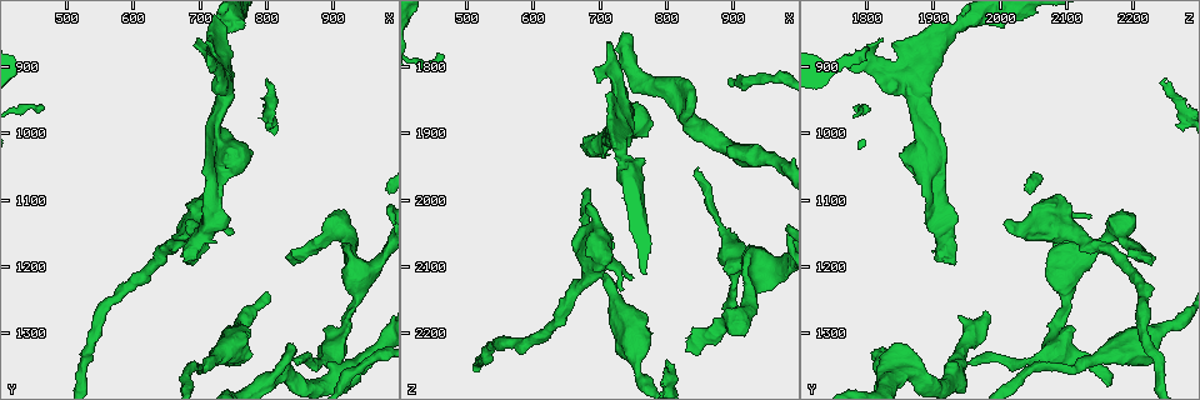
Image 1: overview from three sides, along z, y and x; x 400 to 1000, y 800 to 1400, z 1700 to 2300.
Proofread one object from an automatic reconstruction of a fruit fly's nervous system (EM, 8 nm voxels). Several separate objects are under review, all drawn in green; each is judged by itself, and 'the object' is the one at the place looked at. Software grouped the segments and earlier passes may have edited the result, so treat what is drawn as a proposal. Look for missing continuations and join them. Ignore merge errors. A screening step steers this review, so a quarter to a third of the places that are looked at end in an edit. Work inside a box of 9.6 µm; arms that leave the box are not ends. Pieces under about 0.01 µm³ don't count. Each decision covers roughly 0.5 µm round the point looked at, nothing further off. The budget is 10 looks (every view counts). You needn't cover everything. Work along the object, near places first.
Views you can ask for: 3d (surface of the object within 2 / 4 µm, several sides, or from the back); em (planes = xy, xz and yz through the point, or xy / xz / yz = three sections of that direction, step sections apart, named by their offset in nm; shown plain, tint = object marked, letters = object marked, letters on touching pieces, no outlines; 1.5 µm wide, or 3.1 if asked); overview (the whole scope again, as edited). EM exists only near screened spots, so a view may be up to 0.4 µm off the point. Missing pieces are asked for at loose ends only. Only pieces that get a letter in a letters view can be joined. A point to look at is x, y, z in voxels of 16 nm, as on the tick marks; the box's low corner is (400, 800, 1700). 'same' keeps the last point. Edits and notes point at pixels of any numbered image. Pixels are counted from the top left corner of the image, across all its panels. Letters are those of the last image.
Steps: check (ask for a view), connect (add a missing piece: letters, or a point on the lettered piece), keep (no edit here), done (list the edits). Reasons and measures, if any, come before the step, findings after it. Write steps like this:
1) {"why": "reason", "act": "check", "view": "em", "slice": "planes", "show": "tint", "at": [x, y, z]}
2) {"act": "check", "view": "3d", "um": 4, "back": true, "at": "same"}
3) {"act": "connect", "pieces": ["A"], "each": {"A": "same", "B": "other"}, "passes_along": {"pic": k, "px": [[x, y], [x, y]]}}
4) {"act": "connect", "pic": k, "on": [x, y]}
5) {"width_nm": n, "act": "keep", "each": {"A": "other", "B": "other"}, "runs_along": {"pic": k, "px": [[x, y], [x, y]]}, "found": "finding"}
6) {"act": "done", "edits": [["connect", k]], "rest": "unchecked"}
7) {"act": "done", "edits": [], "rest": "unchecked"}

{"why": "long arm stops here", "act": "check", "view": "em", "slice": "planes", "show": "tint", "at": [795, 915, 2245]}

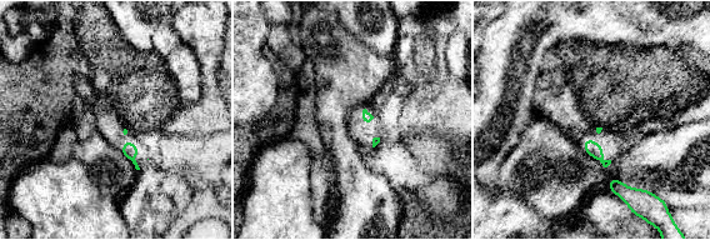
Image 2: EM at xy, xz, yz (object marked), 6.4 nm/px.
{"act": "check", "view": "em", "slice": "planes", "show": "letters", "at": "same"}

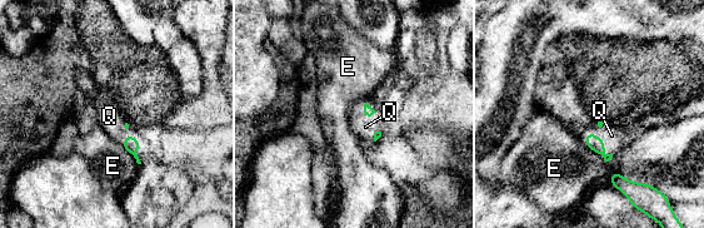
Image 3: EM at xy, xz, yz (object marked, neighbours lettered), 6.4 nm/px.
{"act": "connect", "pieces": ["Q"], "each": {"E": "other", "Q": "same"}, "passes_along": {"pic": 3, "px": [[595, 143], [603, 142], [612, 135]]}, "found": "the cell continues"}

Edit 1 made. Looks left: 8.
{"act": "check", "view": "overview"}

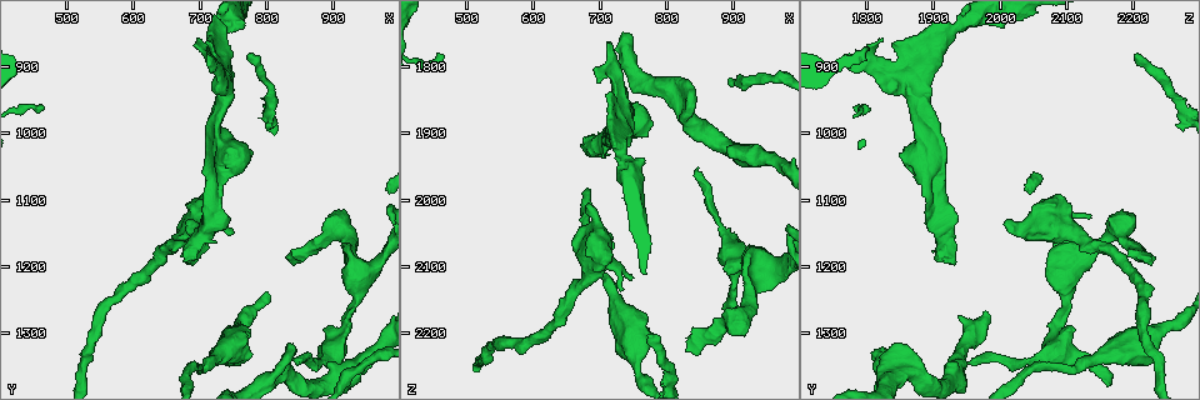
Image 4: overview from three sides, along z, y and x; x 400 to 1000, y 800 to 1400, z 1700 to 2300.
{"why": "tapers out", "act": "check", "view": "3d", "um": 2, "at": [850, 1345, 1950]}

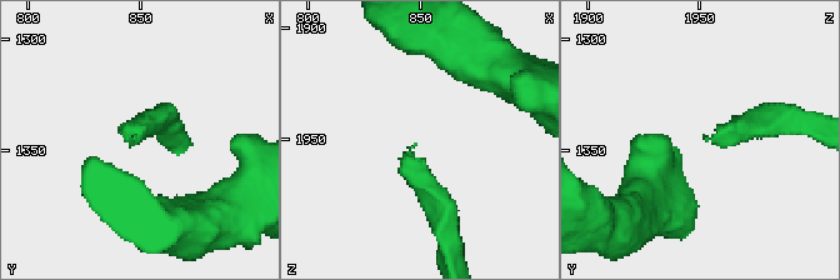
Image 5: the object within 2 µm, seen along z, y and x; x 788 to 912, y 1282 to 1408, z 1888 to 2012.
{"act": "check", "view": "em", "slice": "xz", "step": 4, "show": "letters", "at": [849, 1346, 1950]}

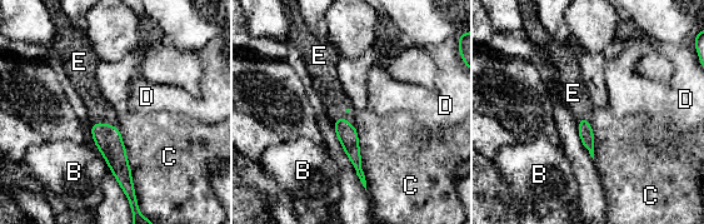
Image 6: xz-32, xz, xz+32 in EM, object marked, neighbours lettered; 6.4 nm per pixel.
{"act": "connect", "pieces": ["E"], "each": {"B": "other", "C": "other", "D": "other", "E": "same"}, "passes_along": {"pic": 6, "px": [[108, 139], [104, 124], [99, 109]]}, "found": "it goes on there"}

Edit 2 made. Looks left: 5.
{"why": "see it whole again", "act": "check", "view": "overview"}

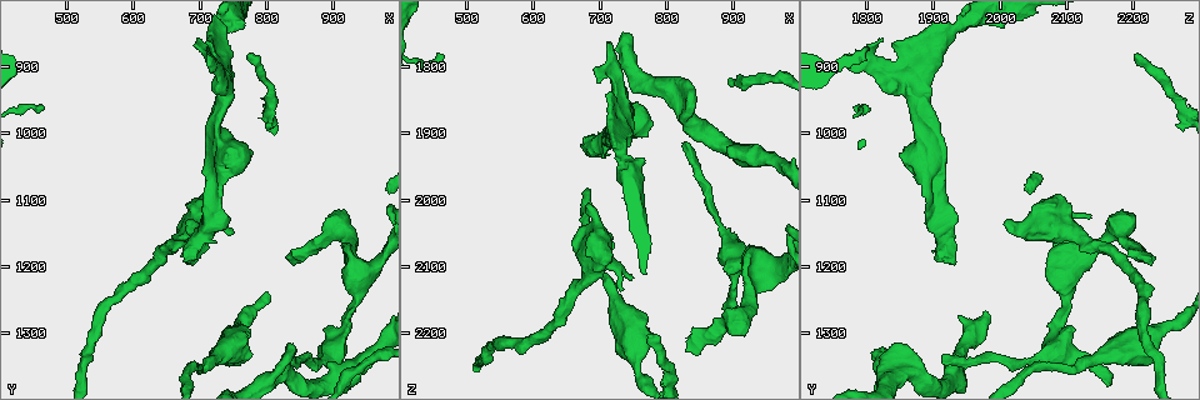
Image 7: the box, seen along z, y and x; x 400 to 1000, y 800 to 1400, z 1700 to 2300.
{"why": "branch stops here", "act": "check", "view": "em", "slice": "planes", "show": "letters", "at": [840, 1320, 1840]}

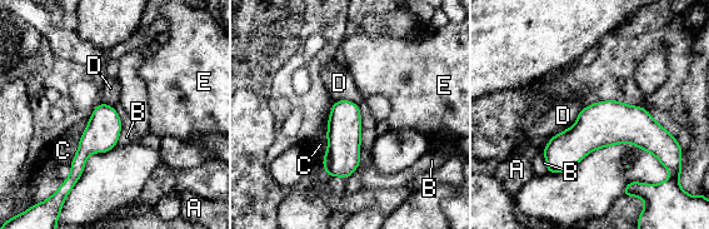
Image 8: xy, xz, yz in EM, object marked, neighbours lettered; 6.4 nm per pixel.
{"width_nm": 220, "act": "keep", "each": {"A": "other", "B": "other", "C": "other", "D": "other", "E": "other"}, "runs_along": {"pic": 8, "px": [[662, 133], [589, 133], [549, 169]]}, "found": "no lettered piece goes on from it"}

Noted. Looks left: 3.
{"why": "free end", "act": "check", "view": "3d", "um": 4, "at": [710, 885, 1760]}

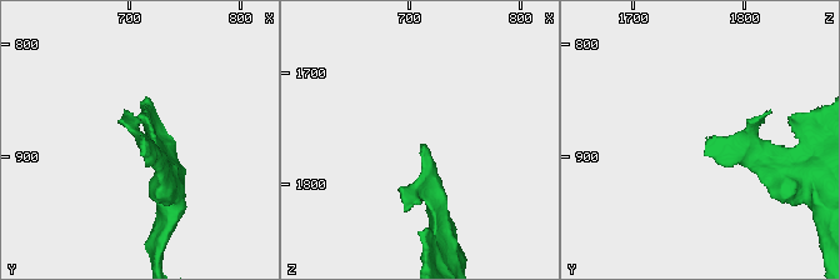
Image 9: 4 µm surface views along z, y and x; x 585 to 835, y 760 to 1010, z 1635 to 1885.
{"why": "now the EM", "act": "check", "view": "em", "slice": "yz", "step": 4, "show": "letters", "at": [714, 890, 1766]}

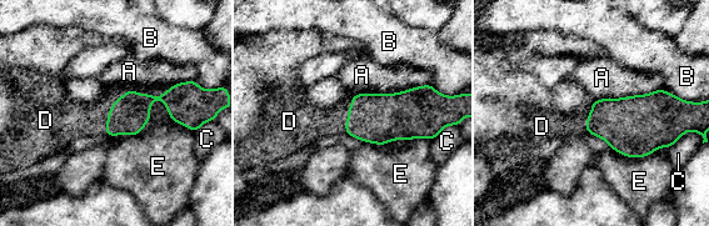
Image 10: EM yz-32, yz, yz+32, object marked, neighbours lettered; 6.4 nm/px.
{"width_nm": 240, "act": "connect", "pieces": ["D"], "each": {"A": "other", "B": "other", "C": "other", "D": "same", "E": "other"}, "passes_along": {"pic": 10, "px": [[131, 112], [110, 110], [73, 120]]}, "found": "it goes on there"}

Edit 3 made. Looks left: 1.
{"act": "done", "edits": [["connect", 3], ["connect", 6], ["connect", 10]], "rest": "unchecked"}

